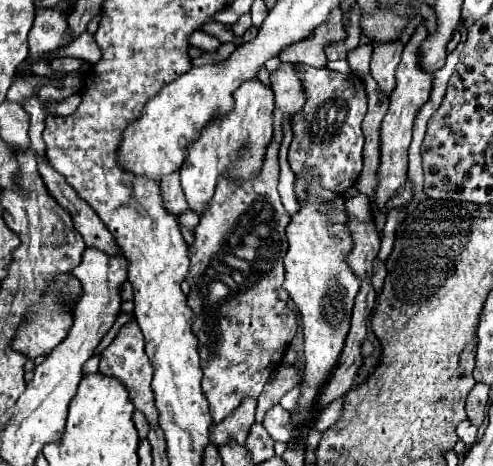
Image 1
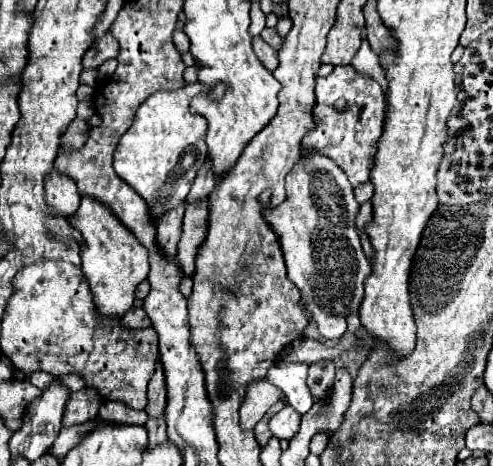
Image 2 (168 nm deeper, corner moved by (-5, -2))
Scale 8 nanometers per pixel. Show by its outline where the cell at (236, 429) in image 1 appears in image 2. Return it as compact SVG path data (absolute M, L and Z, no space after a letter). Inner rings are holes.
M267 379L255 381L253 387L249 387L249 395L245 395L245 401L241 405L241 427L245 431L253 431L257 421L267 413L267 409L279 399L281 389L271 385Z

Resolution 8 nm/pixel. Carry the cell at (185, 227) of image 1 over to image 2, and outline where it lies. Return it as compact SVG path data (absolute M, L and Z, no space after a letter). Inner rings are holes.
M205 161L205 165L201 165L201 169L199 169L199 173L191 185L191 191L187 195L187 203L193 205L193 203L205 199L213 191L215 183L217 181L215 181L215 177L211 177L211 171L209 171L209 161Z

